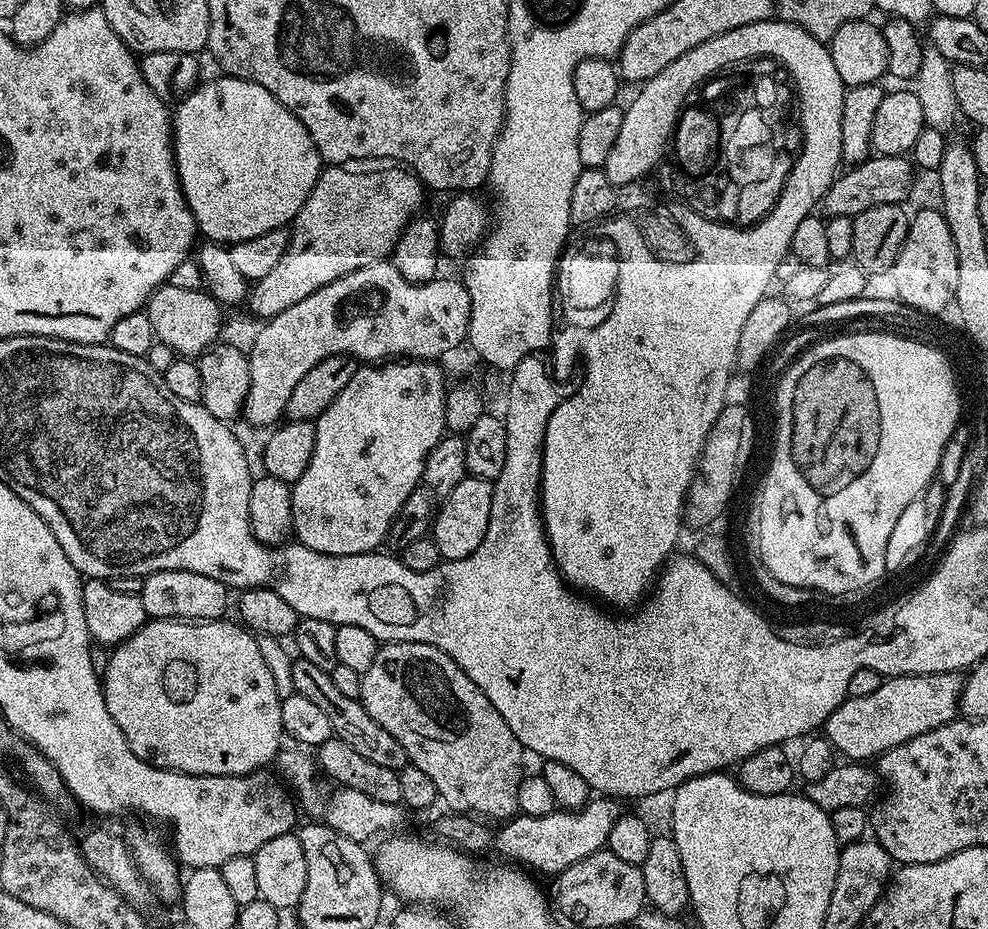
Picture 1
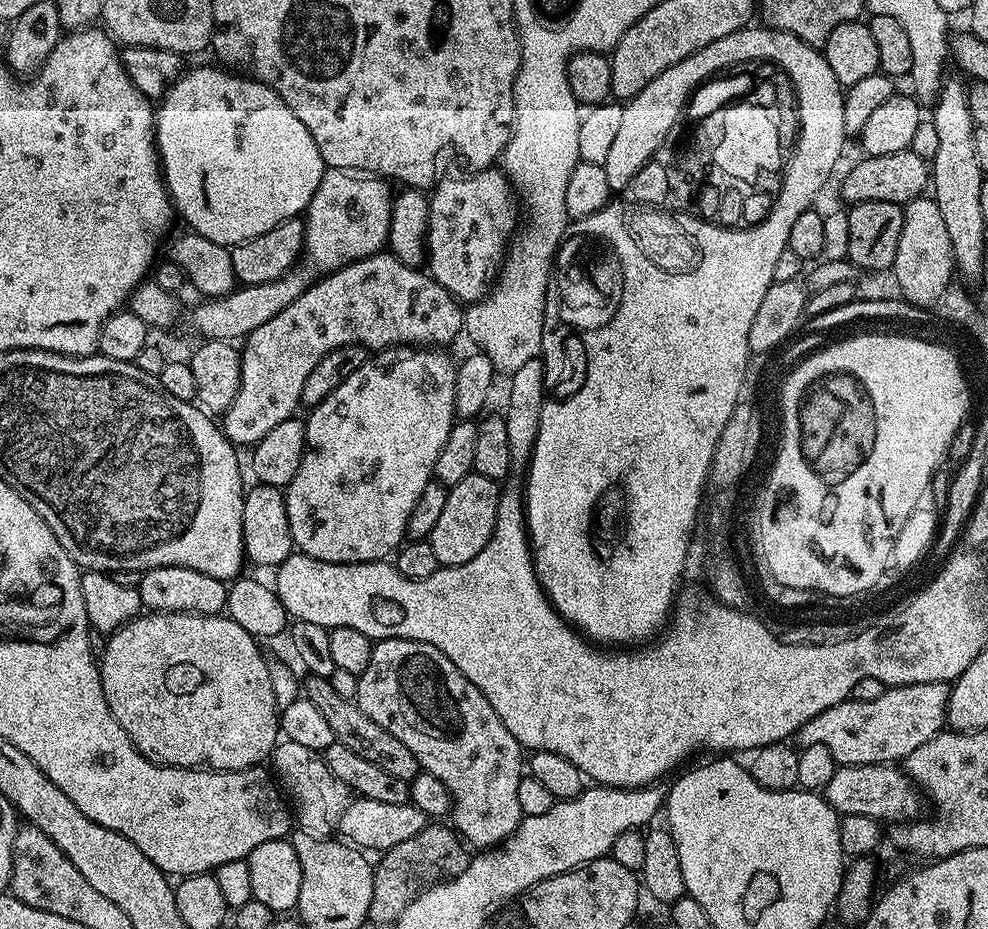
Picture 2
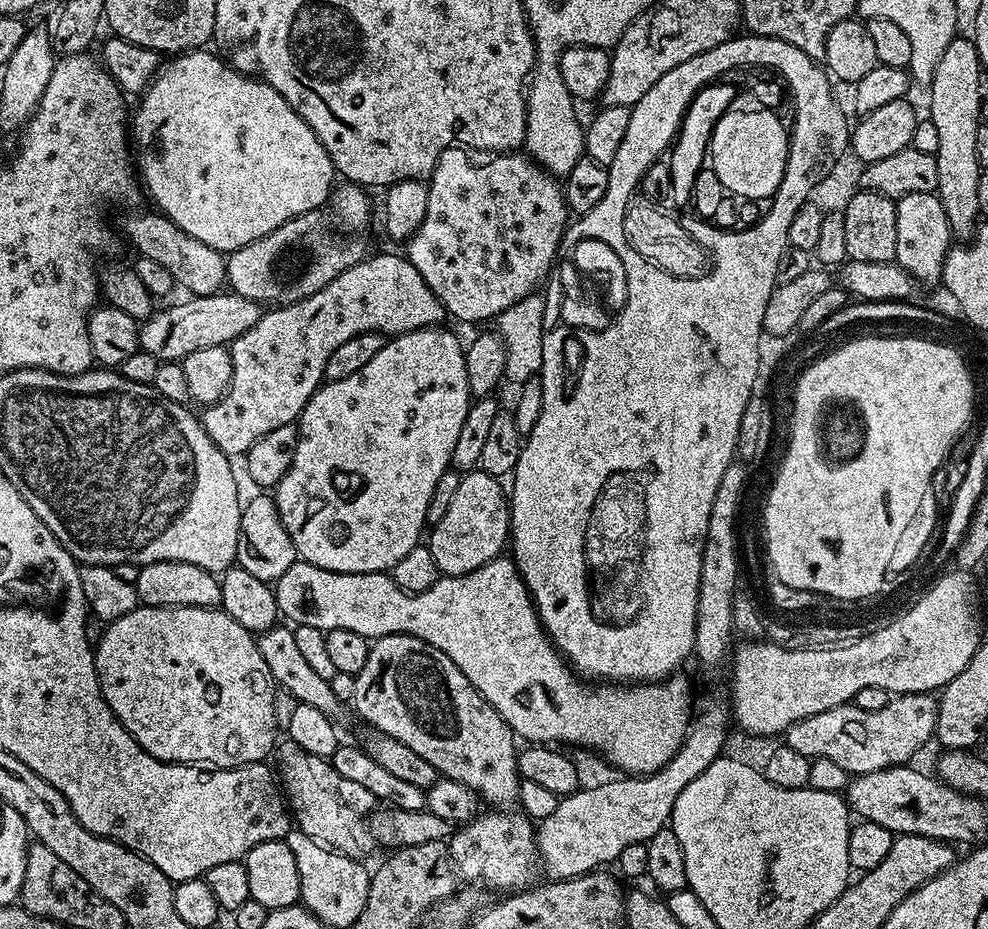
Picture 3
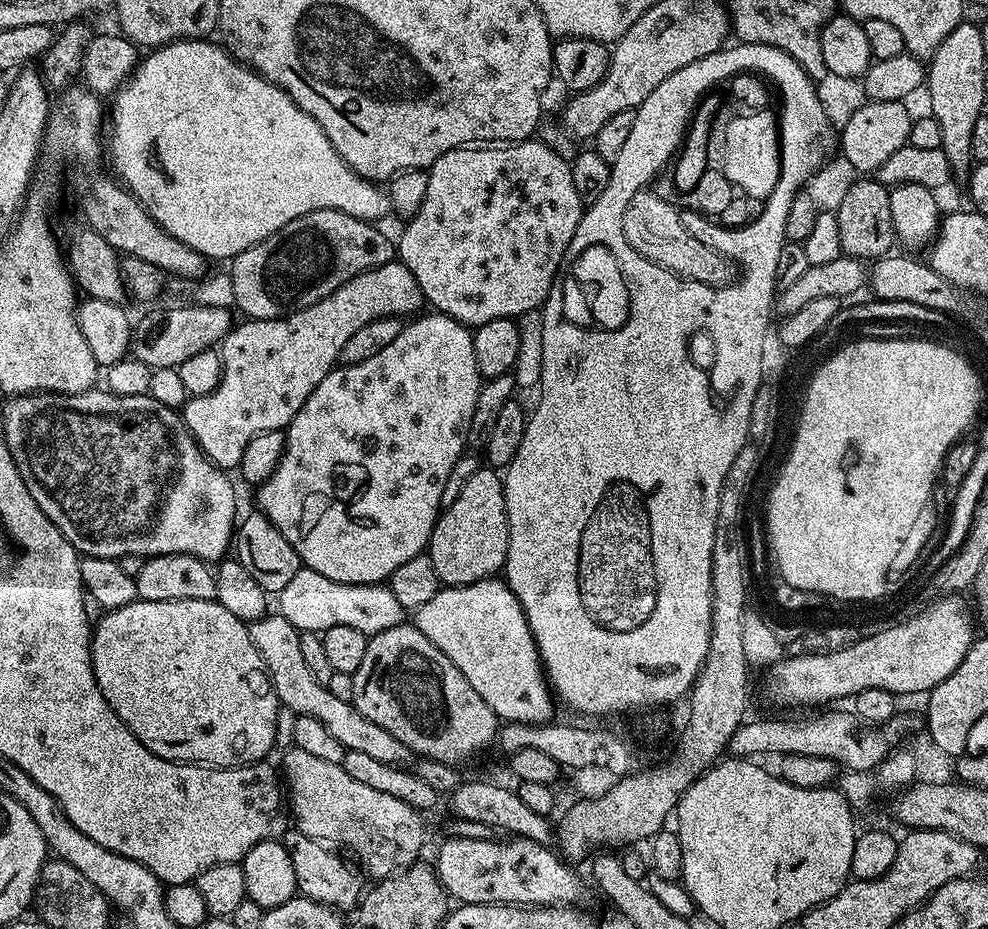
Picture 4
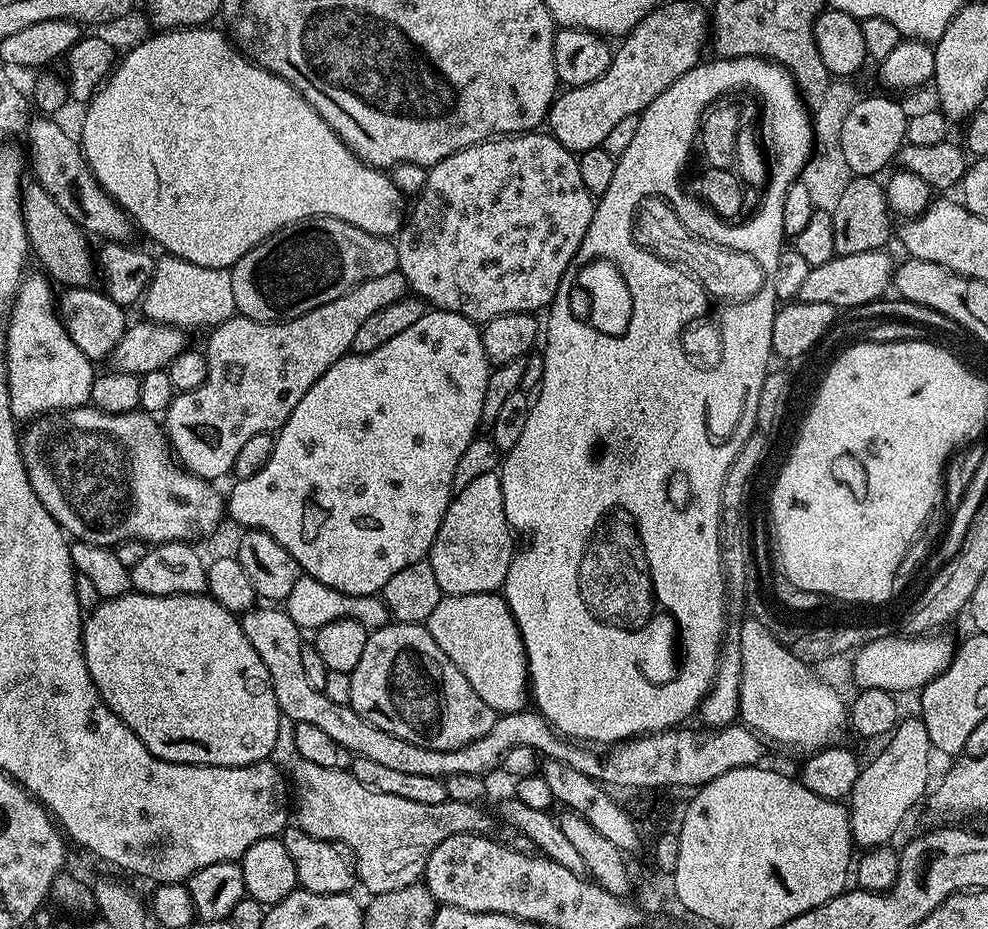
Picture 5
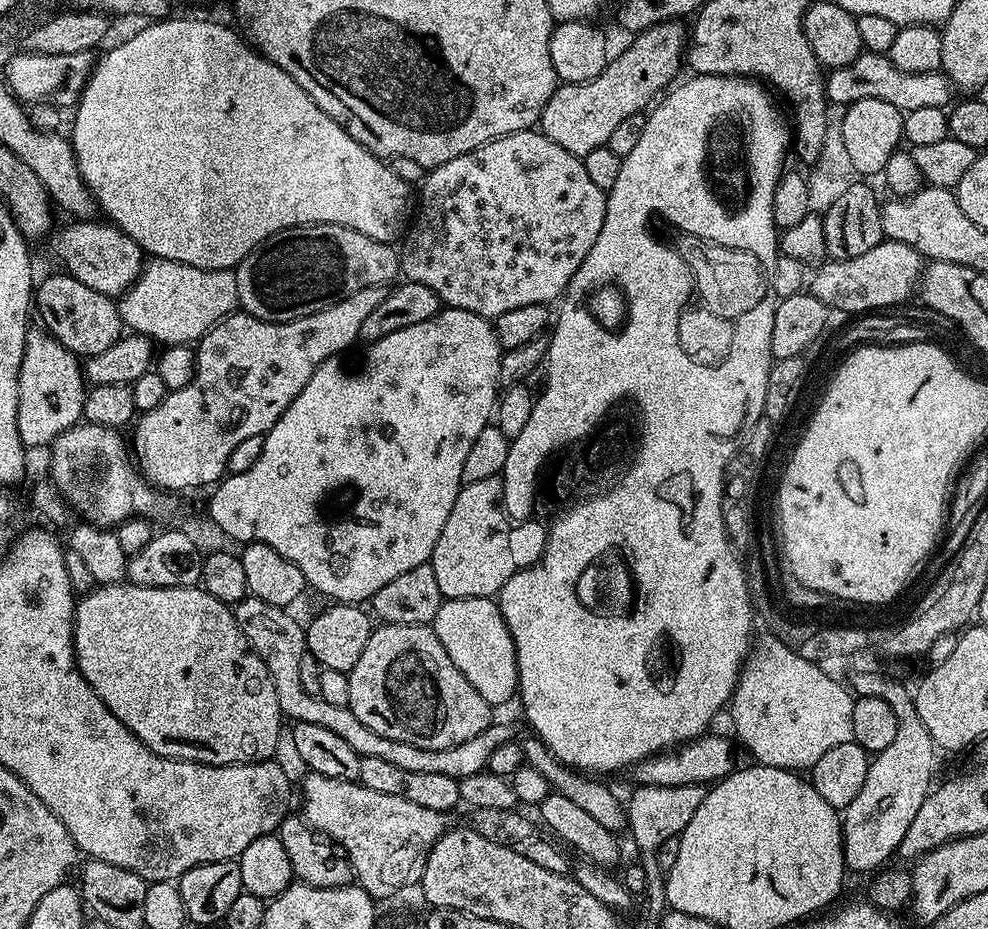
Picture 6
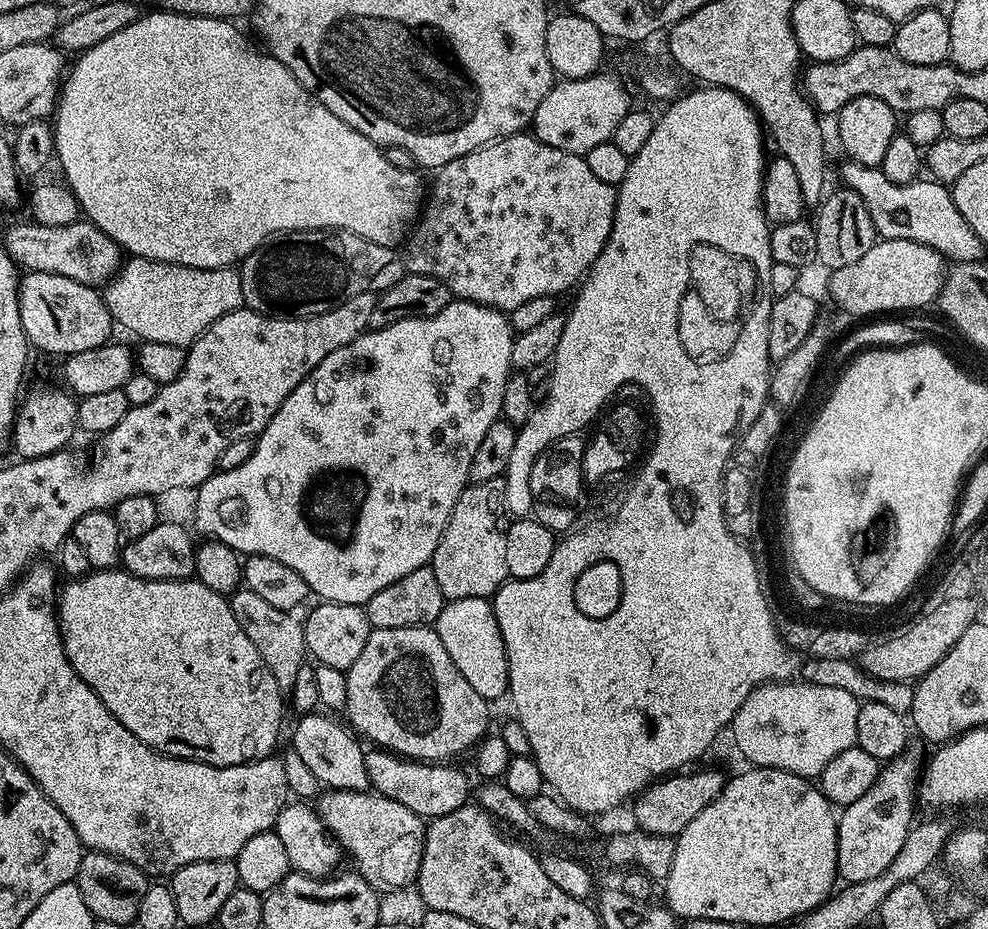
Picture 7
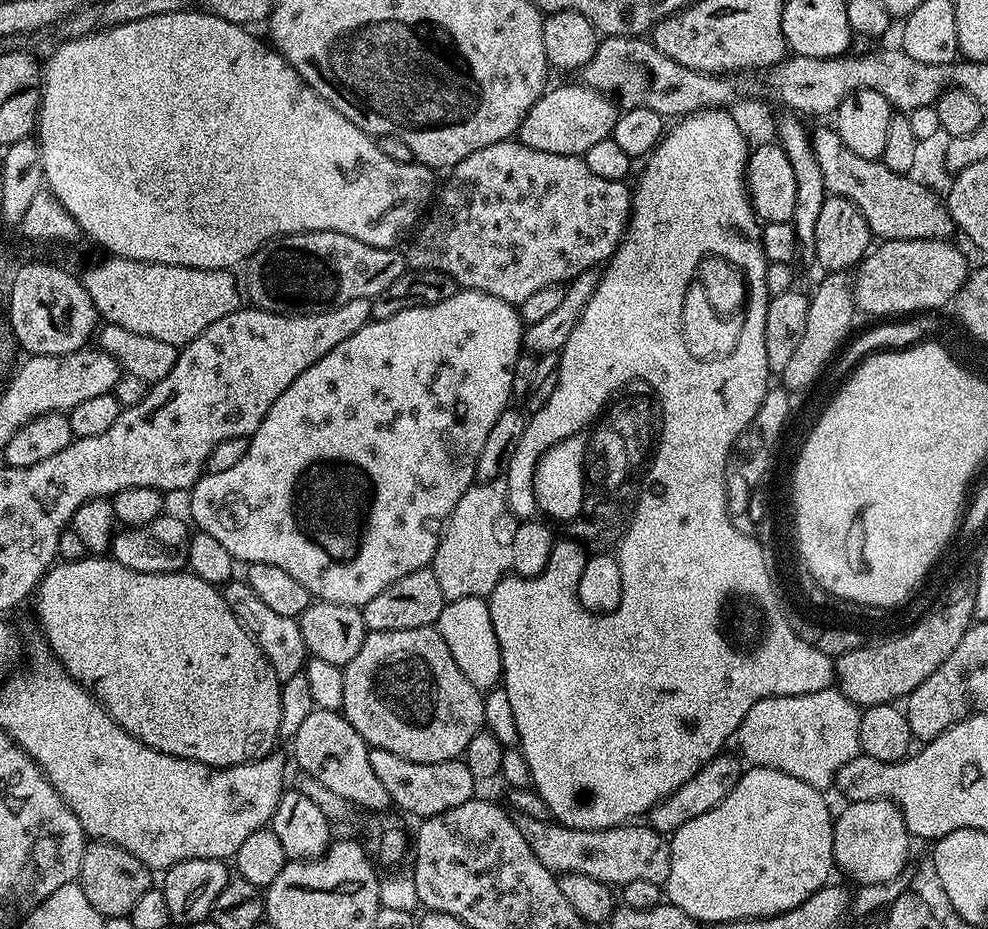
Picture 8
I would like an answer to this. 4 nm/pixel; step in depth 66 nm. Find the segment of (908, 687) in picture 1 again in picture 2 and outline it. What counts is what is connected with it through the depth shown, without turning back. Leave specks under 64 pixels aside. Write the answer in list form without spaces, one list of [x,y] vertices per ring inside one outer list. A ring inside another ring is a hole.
[[[918,682],[916,685],[885,687],[874,702],[858,702],[849,698],[830,706],[830,710],[802,725],[798,740],[803,747],[823,744],[837,765],[902,762],[918,750],[922,742],[930,742],[930,738],[945,731],[949,691],[945,682]]]

